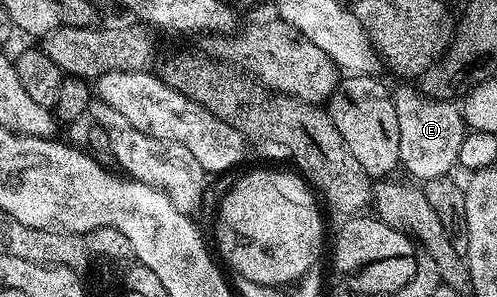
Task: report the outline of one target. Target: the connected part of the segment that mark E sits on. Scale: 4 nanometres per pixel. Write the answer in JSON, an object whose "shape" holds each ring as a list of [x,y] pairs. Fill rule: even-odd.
{"shape":[[[402,84],[399,90],[393,91],[394,107],[396,108],[396,124],[400,124],[400,156],[398,157],[401,169],[407,170],[414,178],[425,180],[441,178],[451,173],[450,169],[456,166],[461,142],[467,136],[466,123],[462,121],[462,111],[453,101],[441,98],[430,98],[417,85]]]}

